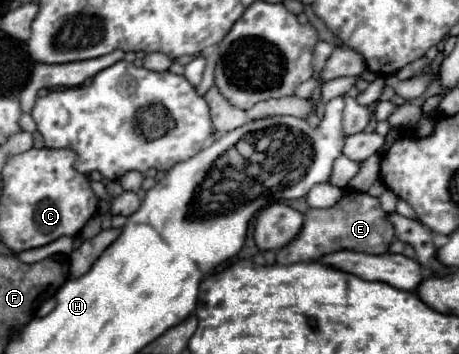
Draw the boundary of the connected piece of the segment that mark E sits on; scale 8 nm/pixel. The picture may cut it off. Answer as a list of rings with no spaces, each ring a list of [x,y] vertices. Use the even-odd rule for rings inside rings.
[[[345,189],[341,201],[337,201],[333,207],[309,209],[305,213],[305,221],[299,235],[277,251],[277,263],[291,265],[301,261],[315,261],[327,253],[341,251],[341,249],[383,255],[389,251],[389,245],[395,241],[395,229],[387,217],[389,215],[381,209],[379,199],[367,193]]]

